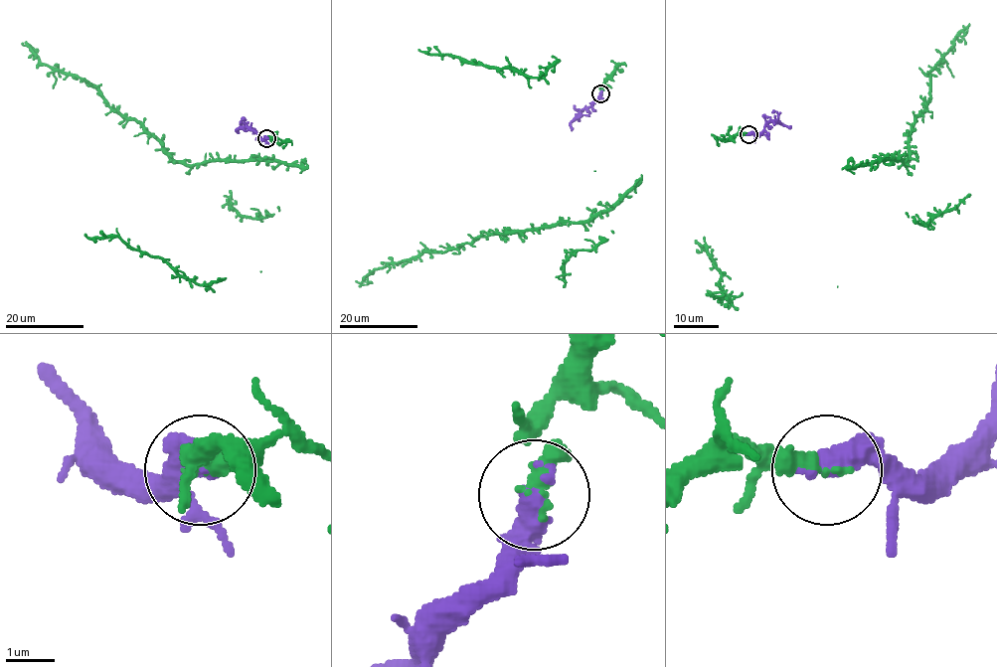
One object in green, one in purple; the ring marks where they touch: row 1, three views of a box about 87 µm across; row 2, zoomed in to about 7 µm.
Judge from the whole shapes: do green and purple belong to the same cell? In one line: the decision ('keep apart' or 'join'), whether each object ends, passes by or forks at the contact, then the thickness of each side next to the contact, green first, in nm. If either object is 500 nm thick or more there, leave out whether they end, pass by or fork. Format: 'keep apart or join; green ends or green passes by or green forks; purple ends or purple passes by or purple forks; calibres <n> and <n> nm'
join; calibres 400 and 500 nm

